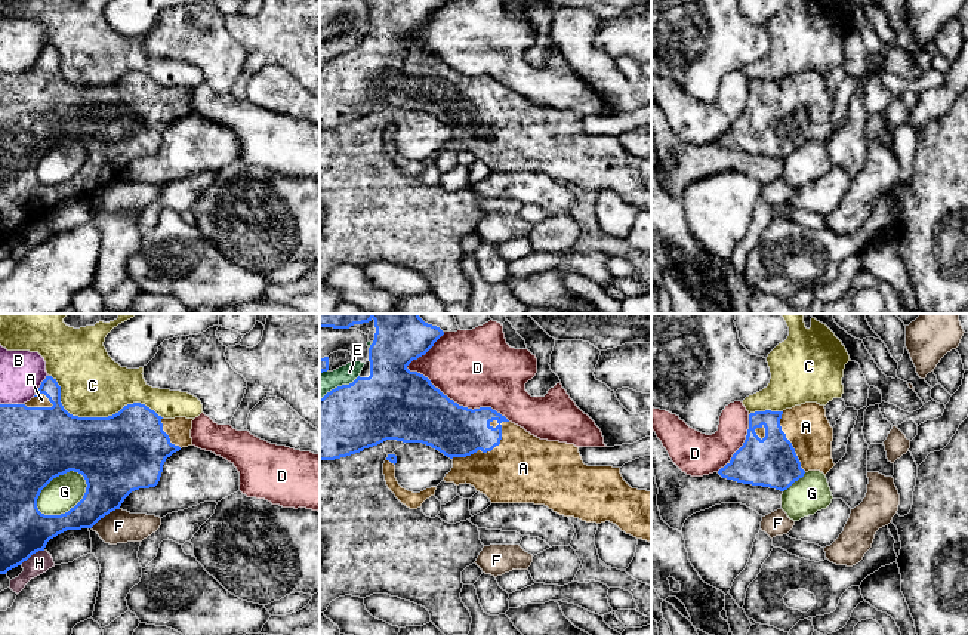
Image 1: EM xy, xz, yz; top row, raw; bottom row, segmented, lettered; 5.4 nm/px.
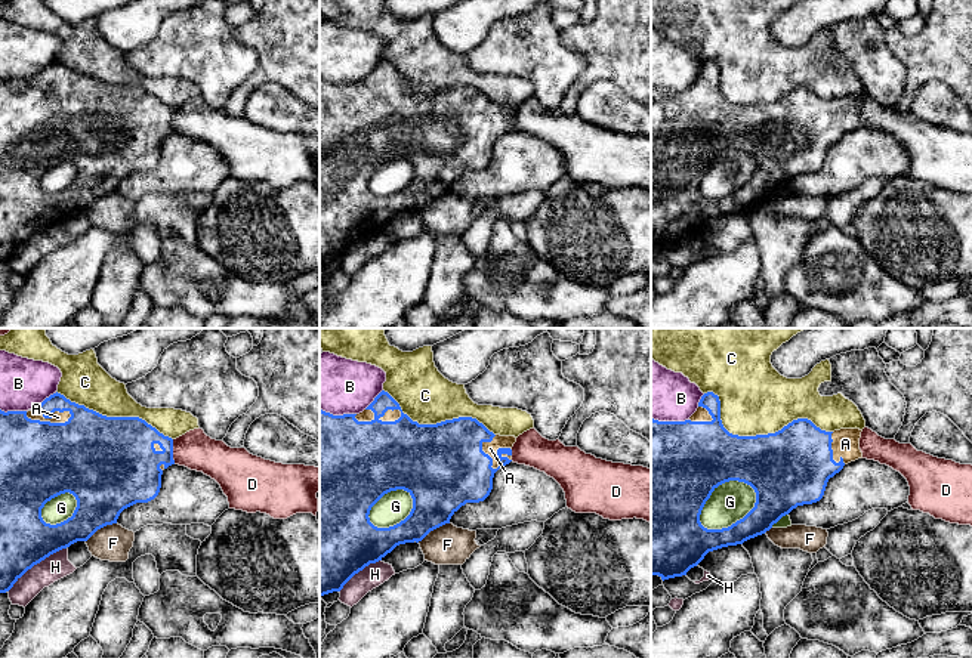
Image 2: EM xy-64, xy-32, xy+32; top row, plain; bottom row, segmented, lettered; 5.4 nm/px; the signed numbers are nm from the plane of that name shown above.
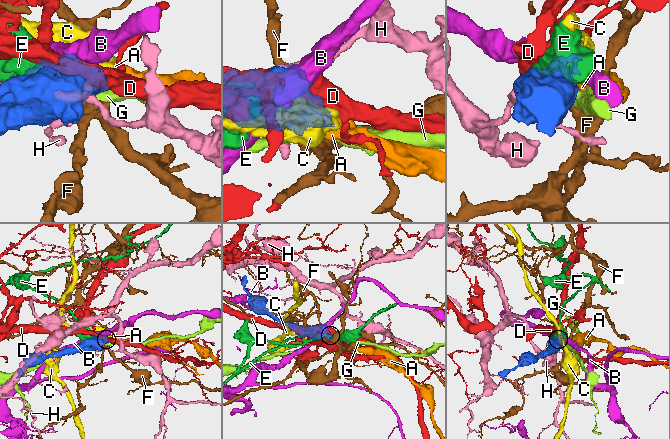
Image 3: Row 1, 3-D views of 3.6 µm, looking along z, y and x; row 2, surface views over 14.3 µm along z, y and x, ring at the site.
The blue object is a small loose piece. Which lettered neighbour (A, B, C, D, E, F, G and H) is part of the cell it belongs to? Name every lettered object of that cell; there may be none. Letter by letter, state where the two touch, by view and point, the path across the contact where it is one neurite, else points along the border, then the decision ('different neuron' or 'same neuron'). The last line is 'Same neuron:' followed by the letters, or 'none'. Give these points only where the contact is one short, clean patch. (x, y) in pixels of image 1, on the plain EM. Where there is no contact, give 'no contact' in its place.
A: contact xz (489, 119); same neuron
B: contact xy (40, 54); different neuron
C: contact xy (96, 86); different neuron
D: contact xz (456, 71); different neuron
E: contact xz (339, 55); different neuron
F: contact xy (104, 184); border xy (119, 176), (101, 185), (91, 196); different neuron
G: contact xy (54, 145); different neuron
H: contact xy (31, 222); different neuron
Same neuron: A

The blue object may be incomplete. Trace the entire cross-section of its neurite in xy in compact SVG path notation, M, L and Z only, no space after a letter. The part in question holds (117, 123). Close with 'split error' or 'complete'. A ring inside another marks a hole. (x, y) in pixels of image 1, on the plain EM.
M46 44L36 64L24 73L0 73L0 243L21 234L33 222L44 219L47 210L67 198L92 197L101 187L120 178L135 158L155 155L167 126L182 115L192 114L192 89L164 87L141 71L124 74L108 86L78 86L70 83L61 71L61 55ZM70 139L86 148L83 167L61 184L44 184L37 176L41 158L56 145Z; split error

